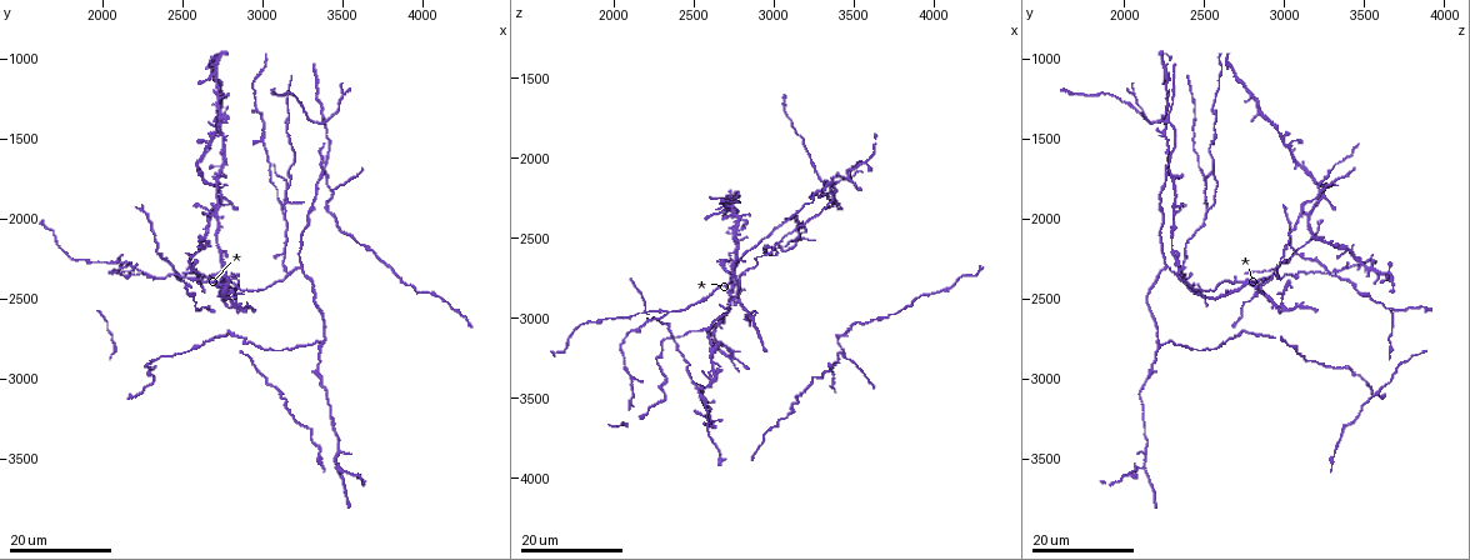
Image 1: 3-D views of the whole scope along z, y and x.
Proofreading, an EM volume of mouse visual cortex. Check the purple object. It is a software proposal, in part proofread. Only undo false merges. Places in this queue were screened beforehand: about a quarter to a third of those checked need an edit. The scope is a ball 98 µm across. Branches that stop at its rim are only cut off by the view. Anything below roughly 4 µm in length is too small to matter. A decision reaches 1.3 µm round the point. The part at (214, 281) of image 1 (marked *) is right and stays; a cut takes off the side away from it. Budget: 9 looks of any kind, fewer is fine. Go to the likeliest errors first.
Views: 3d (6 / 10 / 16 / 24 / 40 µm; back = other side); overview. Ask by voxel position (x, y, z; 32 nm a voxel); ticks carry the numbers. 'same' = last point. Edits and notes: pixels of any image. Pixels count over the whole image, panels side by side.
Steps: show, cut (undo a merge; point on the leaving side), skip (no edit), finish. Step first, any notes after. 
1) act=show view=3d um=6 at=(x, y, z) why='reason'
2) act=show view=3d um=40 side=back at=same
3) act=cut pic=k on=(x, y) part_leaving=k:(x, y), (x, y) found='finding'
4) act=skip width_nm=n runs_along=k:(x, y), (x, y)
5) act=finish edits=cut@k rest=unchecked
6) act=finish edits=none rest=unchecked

act=show view=3d um=24 at=(2200, 2320, 2940) why='four or more arms meet'

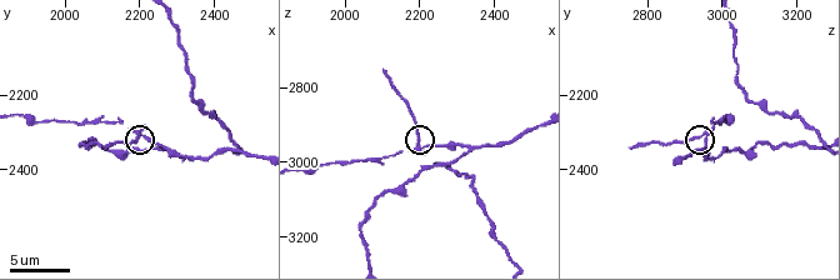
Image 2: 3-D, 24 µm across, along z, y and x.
act=show view=3d um=10 at=(2200, 2300, 2940)

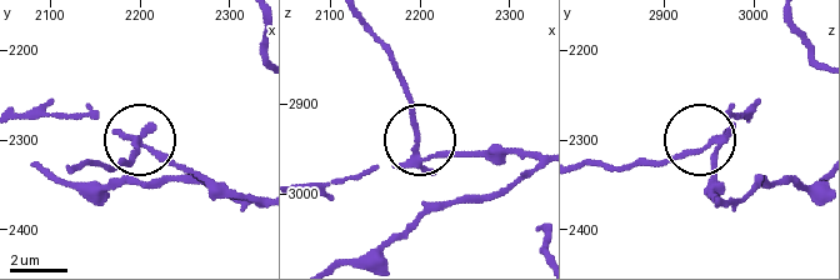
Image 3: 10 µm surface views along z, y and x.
act=cut pic=3 on=(134, 150) arms=4 part_leaving=3:(136, 141), (129, 163), (114, 170), (74, 163) found='a second neuron is stuck on'

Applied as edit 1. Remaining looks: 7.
act=show view=3d um=16 at=(3160, 2340, 2320) why='arms part here'

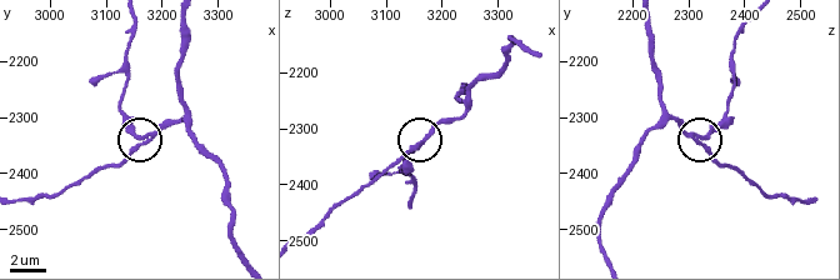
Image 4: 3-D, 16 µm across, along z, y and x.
act=show view=3d um=6 at=(3160, 2335, 2335) why='closer look'

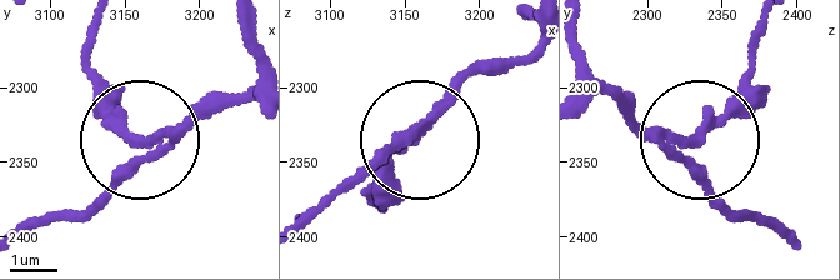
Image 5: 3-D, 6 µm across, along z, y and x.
act=skip side_arm_um=54 arms=3 found='all the same neuron'

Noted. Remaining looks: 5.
act=show view=3d um=24 at=(3140, 1980, 2500) why='arms run side by side'

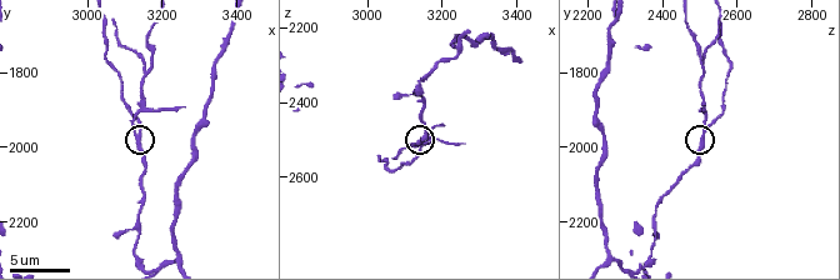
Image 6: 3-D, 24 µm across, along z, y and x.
act=show view=3d um=10 at=(3140, 1970, 2520) why='closer look'

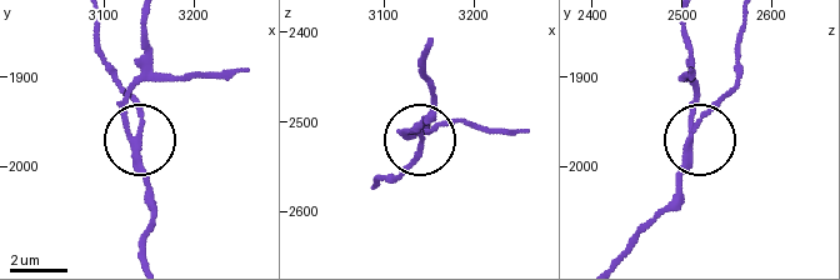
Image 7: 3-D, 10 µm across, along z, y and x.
act=cut pic=7 on=(126, 116) arms=3 part_leaving=7:(140, 155), (125, 121), (125, 93), (146, 43), (146, 21) found='two neurons meet here'

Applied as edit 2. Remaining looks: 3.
act=show view=overview

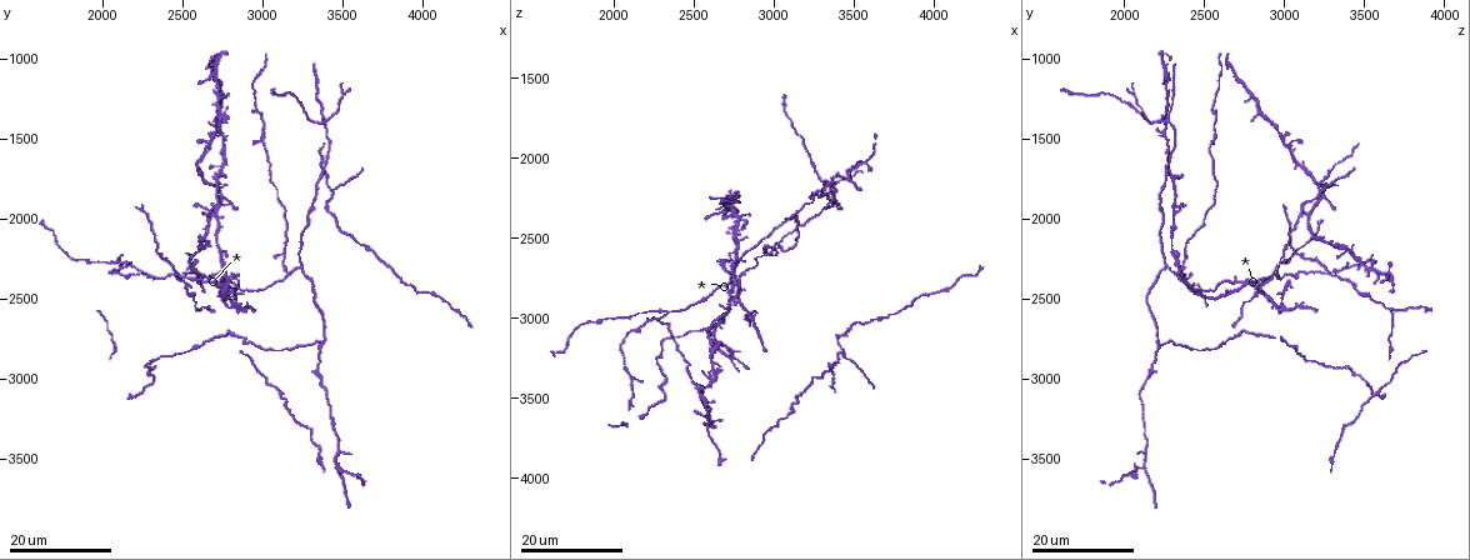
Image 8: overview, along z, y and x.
act=show view=3d um=24 at=(2340, 2360, 2960) why='three arms meet'

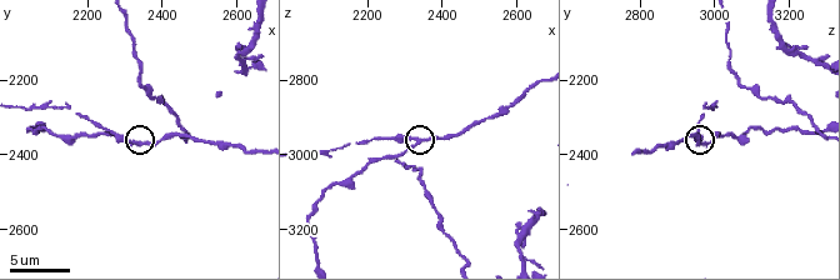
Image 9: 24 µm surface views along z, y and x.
act=show view=3d um=6 at=(2330, 2370, 2970)

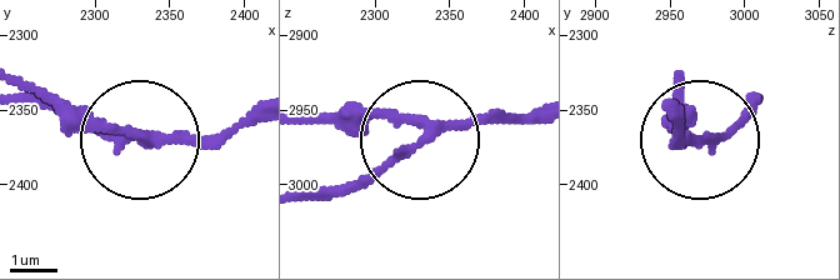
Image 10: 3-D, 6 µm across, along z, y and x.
act=skip arms=3 runs_along=10:(250, 118), (214, 134), (119, 134), (23, 90) found='one neuron here'

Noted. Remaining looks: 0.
act=finish edits=cut@3,cut@7 rest=unchecked

